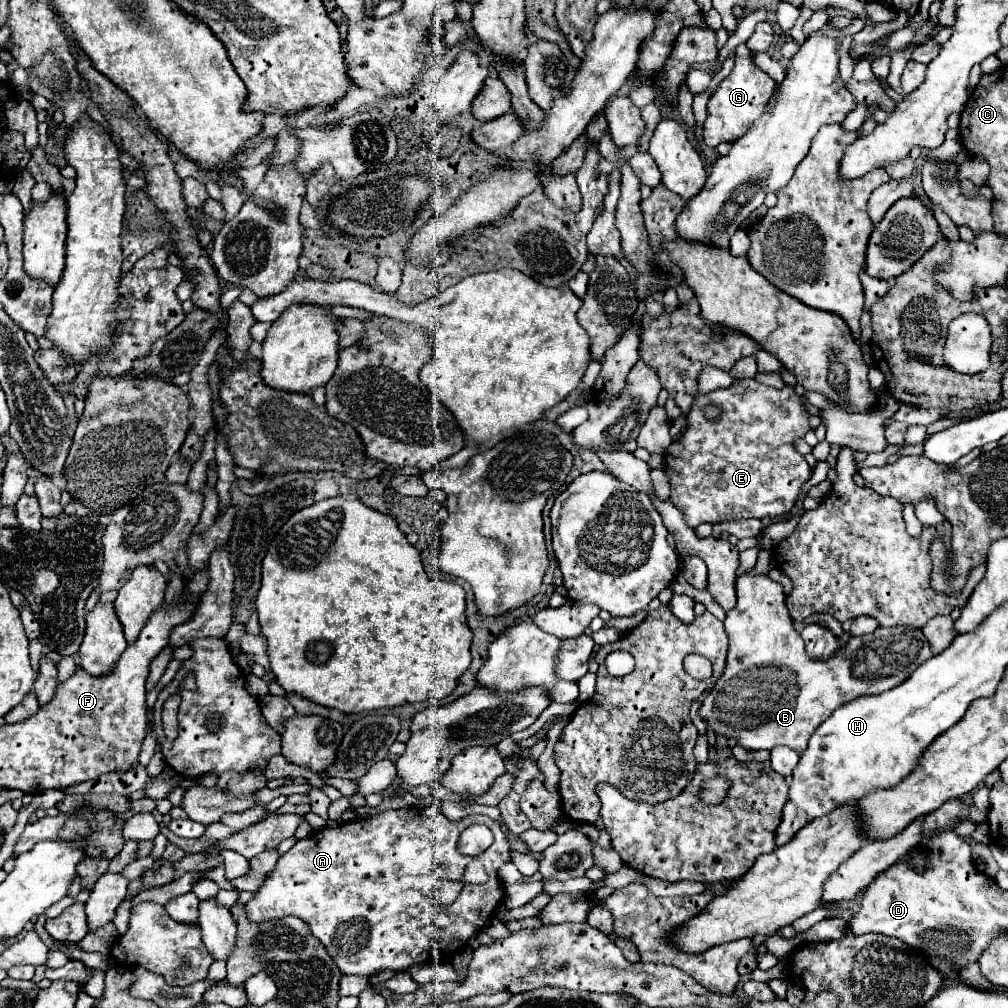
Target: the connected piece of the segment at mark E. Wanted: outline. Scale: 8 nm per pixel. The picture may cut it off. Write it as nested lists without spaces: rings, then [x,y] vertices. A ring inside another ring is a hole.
[[[755,378],[735,380],[725,390],[715,390],[711,394],[697,394],[687,414],[689,428],[679,442],[673,442],[665,454],[665,472],[671,482],[671,500],[683,510],[685,520],[691,528],[703,522],[731,522],[745,518],[763,516],[783,516],[791,512],[801,486],[811,478],[809,464],[803,454],[797,452],[795,440],[805,438],[813,428],[809,426],[809,412],[803,406],[803,398],[793,386],[783,386],[781,390],[769,388]],[[705,408],[719,408],[719,416],[707,418]]]

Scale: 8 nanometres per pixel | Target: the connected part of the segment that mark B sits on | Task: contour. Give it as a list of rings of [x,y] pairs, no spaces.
[[[741,574],[737,578],[737,606],[727,612],[725,632],[729,638],[729,654],[727,668],[723,676],[717,680],[713,690],[701,702],[699,718],[707,722],[709,728],[715,730],[717,736],[735,738],[739,746],[745,750],[771,750],[775,746],[787,746],[795,752],[803,752],[807,748],[809,736],[815,732],[819,724],[823,724],[833,710],[839,706],[865,696],[865,694],[881,694],[899,686],[903,680],[911,676],[915,668],[919,668],[925,660],[929,660],[931,648],[917,628],[877,628],[867,636],[851,636],[849,642],[833,656],[833,660],[811,660],[805,654],[805,646],[800,633],[793,626],[793,620],[785,606],[783,586],[779,582],[769,580],[767,576],[751,576]]]

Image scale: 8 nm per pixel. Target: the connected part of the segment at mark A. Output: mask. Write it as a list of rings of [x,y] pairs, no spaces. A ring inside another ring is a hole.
[[[433,802],[431,806],[423,806],[423,808],[411,806],[411,808],[403,808],[403,810],[385,810],[385,812],[379,812],[379,814],[375,814],[375,816],[371,816],[371,818],[357,818],[357,820],[353,820],[353,822],[345,822],[345,824],[341,824],[341,826],[337,826],[337,828],[321,828],[321,830],[315,830],[315,832],[309,834],[307,838],[297,840],[297,844],[295,844],[289,852],[285,852],[285,854],[279,858],[279,862],[275,864],[275,868],[271,870],[271,874],[265,878],[265,882],[261,884],[261,888],[255,892],[255,896],[245,904],[245,914],[247,914],[249,920],[253,920],[255,924],[257,924],[257,922],[265,922],[265,920],[277,920],[277,918],[283,918],[283,916],[297,916],[297,918],[301,918],[305,924],[309,924],[313,936],[325,946],[325,950],[329,952],[329,956],[333,958],[333,962],[339,966],[339,970],[341,970],[343,976],[365,976],[365,978],[369,978],[369,976],[373,976],[373,974],[377,974],[377,972],[383,972],[383,970],[403,972],[403,970],[407,970],[409,966],[423,964],[423,962],[431,962],[431,964],[449,962],[449,958],[451,958],[461,946],[465,946],[467,940],[469,940],[477,930],[481,930],[481,928],[489,922],[489,918],[493,918],[497,906],[503,902],[503,896],[505,896],[503,886],[501,886],[499,876],[497,876],[497,870],[499,870],[499,866],[505,864],[507,860],[509,860],[509,844],[507,844],[507,840],[505,840],[505,834],[501,832],[499,824],[497,824],[495,820],[487,818],[487,816],[465,816],[465,818],[461,818],[459,822],[451,822],[451,820],[443,814],[443,810],[441,810],[441,806],[439,806],[437,802]],[[473,824],[485,824],[485,826],[489,826],[491,832],[493,832],[493,836],[495,836],[493,844],[491,844],[483,854],[477,856],[477,860],[483,864],[483,868],[485,868],[489,880],[487,880],[485,884],[463,884],[463,888],[461,888],[459,896],[455,898],[455,902],[443,904],[443,902],[439,900],[439,886],[441,886],[441,882],[443,882],[443,880],[451,880],[451,882],[461,880],[461,878],[463,878],[463,872],[465,872],[465,868],[467,868],[467,864],[471,862],[471,856],[461,854],[457,844],[459,844],[461,832],[467,830],[467,826],[473,826]]]

